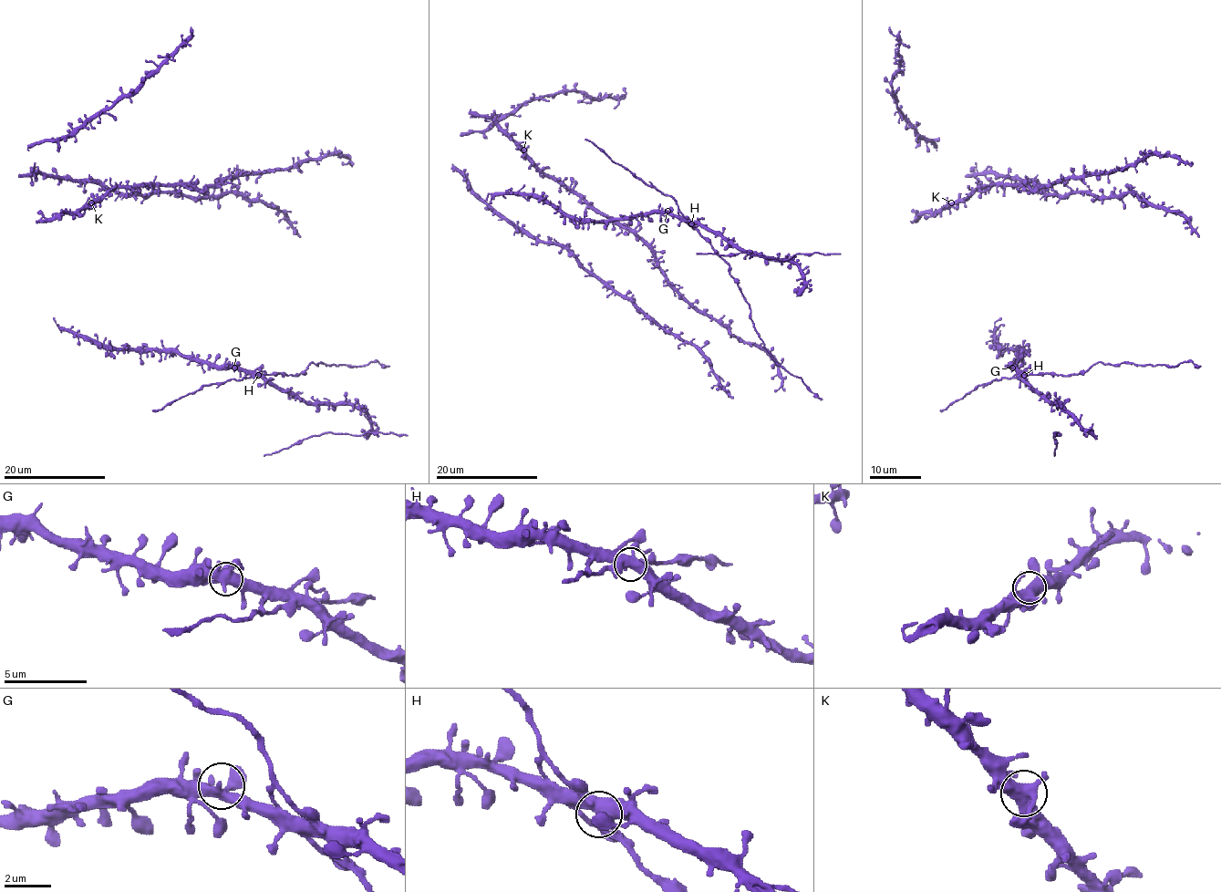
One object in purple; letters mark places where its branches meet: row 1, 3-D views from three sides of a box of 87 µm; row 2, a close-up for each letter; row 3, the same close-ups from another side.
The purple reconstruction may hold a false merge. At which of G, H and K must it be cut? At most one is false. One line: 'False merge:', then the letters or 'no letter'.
False merge: no letter

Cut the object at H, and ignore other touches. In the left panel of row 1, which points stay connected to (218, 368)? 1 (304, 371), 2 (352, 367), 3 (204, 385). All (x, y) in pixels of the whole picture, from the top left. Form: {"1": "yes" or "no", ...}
{"1": "no", "2": "no", "3": "no"}

